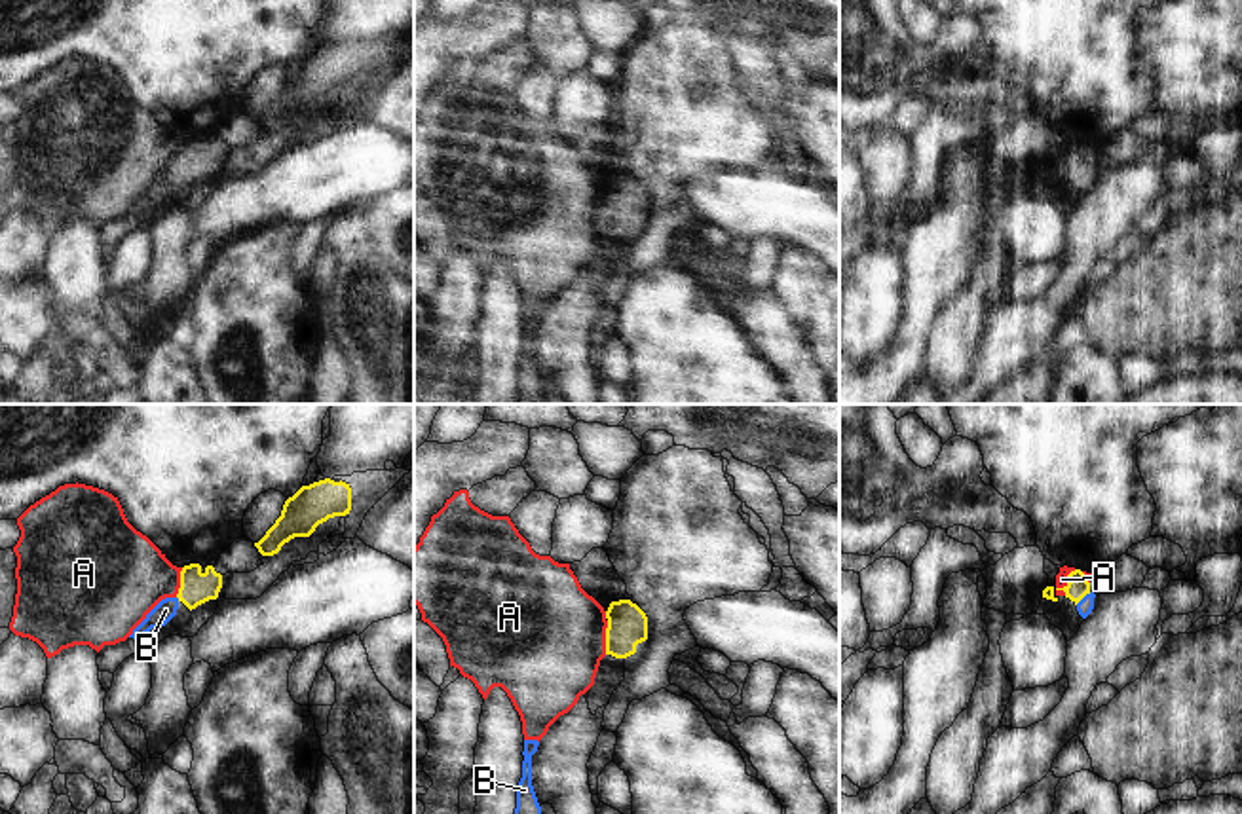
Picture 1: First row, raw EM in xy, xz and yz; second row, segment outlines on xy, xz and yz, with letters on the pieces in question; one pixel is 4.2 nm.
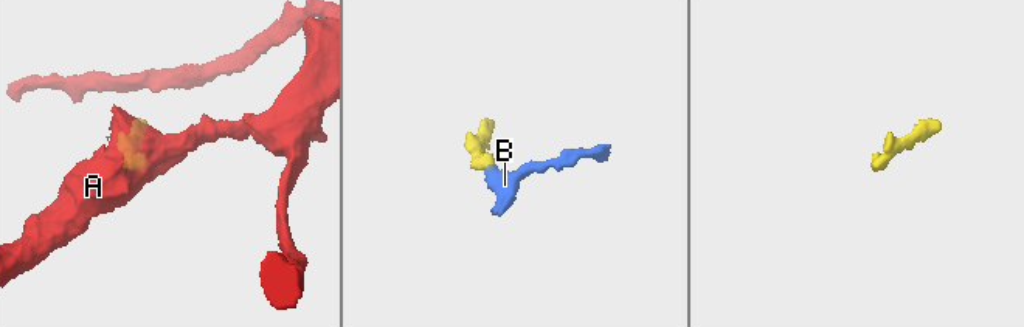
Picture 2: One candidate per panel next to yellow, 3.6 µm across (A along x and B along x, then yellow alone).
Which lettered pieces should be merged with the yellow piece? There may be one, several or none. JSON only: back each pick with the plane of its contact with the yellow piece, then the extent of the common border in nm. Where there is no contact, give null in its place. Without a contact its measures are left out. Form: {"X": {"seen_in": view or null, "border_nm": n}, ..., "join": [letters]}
{"B": {"seen_in": "yz", "border_nm": 90}, "join": ["B"]}

